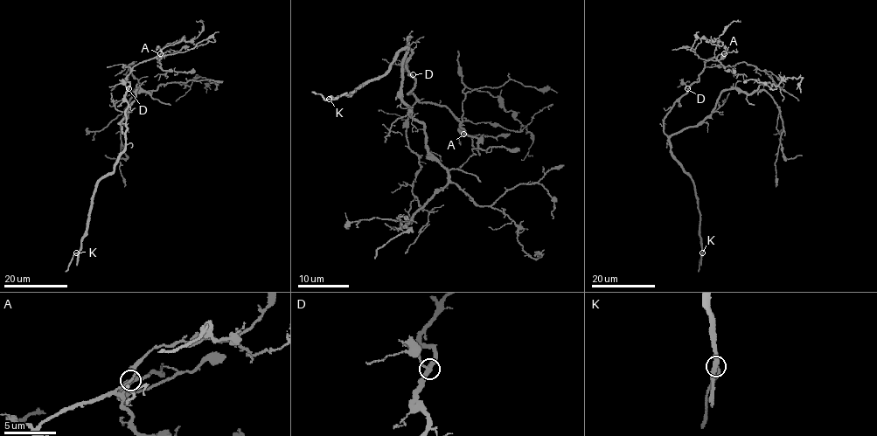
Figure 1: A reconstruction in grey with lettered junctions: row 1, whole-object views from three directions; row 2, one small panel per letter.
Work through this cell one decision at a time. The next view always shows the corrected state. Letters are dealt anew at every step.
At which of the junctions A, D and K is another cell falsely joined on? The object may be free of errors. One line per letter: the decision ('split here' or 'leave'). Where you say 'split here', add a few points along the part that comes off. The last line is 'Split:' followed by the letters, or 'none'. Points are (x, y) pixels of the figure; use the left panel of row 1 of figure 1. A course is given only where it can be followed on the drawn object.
A: split here | (160, 54), (159, 60), (162, 49), (182, 38), (187, 41), (195, 38), (203, 24), (196, 21)
D: leave
K: leave
Split: A

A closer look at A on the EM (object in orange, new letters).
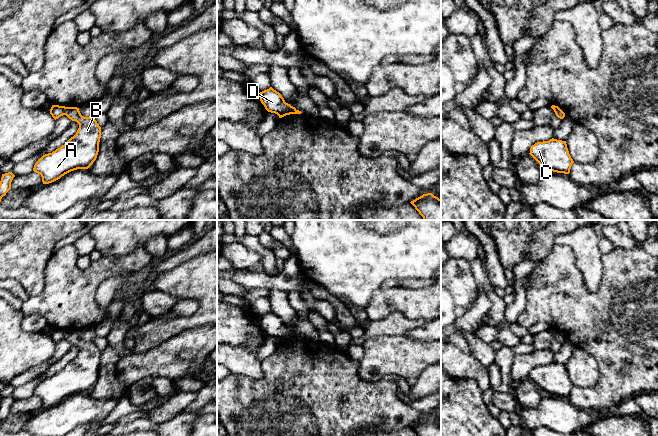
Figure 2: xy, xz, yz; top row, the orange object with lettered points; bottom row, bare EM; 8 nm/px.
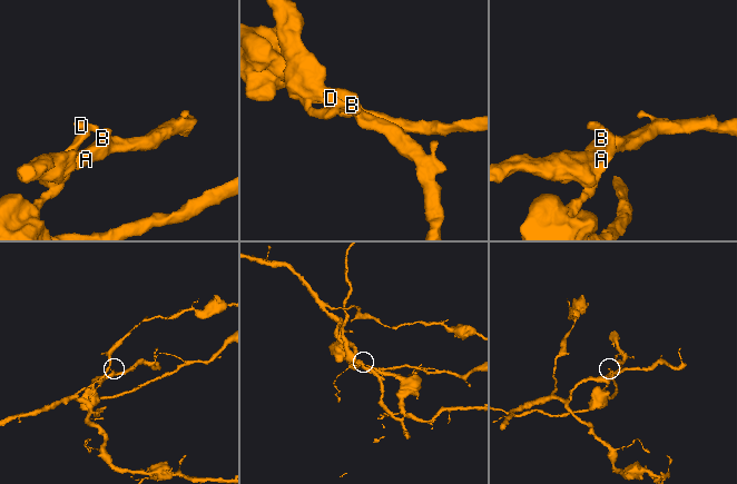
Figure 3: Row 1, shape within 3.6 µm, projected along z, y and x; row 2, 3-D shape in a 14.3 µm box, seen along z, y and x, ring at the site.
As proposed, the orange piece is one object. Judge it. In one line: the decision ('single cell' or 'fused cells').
fused cells

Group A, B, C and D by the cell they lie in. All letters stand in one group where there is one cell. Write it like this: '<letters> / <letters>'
A B C / D

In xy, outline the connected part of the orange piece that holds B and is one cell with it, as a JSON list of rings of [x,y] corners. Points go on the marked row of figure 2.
[[[70,108],[66,116],[76,121],[79,128],[64,145],[35,163],[33,171],[41,175],[43,184],[52,183],[74,170],[88,169],[97,158],[101,127],[93,117],[82,116],[79,108]]]

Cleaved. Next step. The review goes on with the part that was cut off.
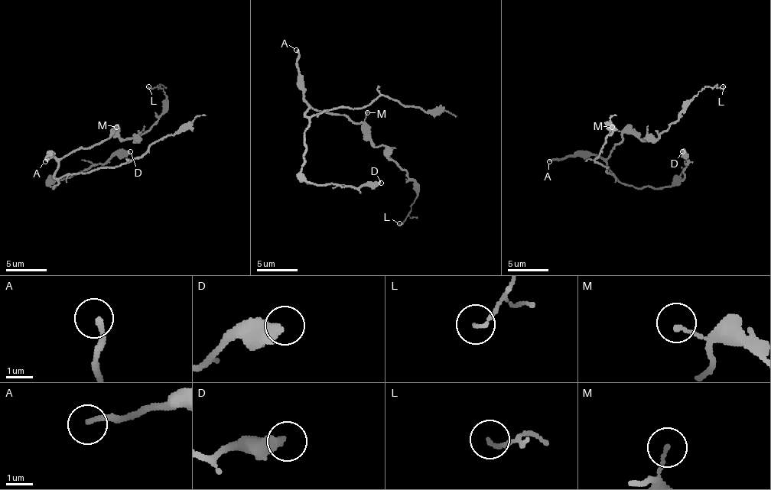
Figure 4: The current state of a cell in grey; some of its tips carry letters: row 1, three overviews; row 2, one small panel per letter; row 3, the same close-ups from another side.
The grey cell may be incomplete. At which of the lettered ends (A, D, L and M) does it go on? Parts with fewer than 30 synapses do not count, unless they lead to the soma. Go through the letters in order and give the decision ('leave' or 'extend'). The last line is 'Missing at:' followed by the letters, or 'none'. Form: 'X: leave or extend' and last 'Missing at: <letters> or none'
A: extend
D: leave
L: leave
M: leave
Missing at: A

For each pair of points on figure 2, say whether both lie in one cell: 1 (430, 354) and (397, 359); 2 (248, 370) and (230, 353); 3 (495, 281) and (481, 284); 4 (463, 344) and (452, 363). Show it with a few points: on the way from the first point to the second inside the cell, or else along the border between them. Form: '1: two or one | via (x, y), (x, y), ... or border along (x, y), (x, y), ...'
1: one | via (422, 355), (405, 357)
2: one | via (244, 366), (234, 357)
3: two | border along (483, 261), (490, 284)
4: two | border along (451, 342), (472, 355)

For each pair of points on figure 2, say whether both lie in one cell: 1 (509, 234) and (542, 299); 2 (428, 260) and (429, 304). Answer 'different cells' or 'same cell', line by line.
1: different cells
2: different cells

